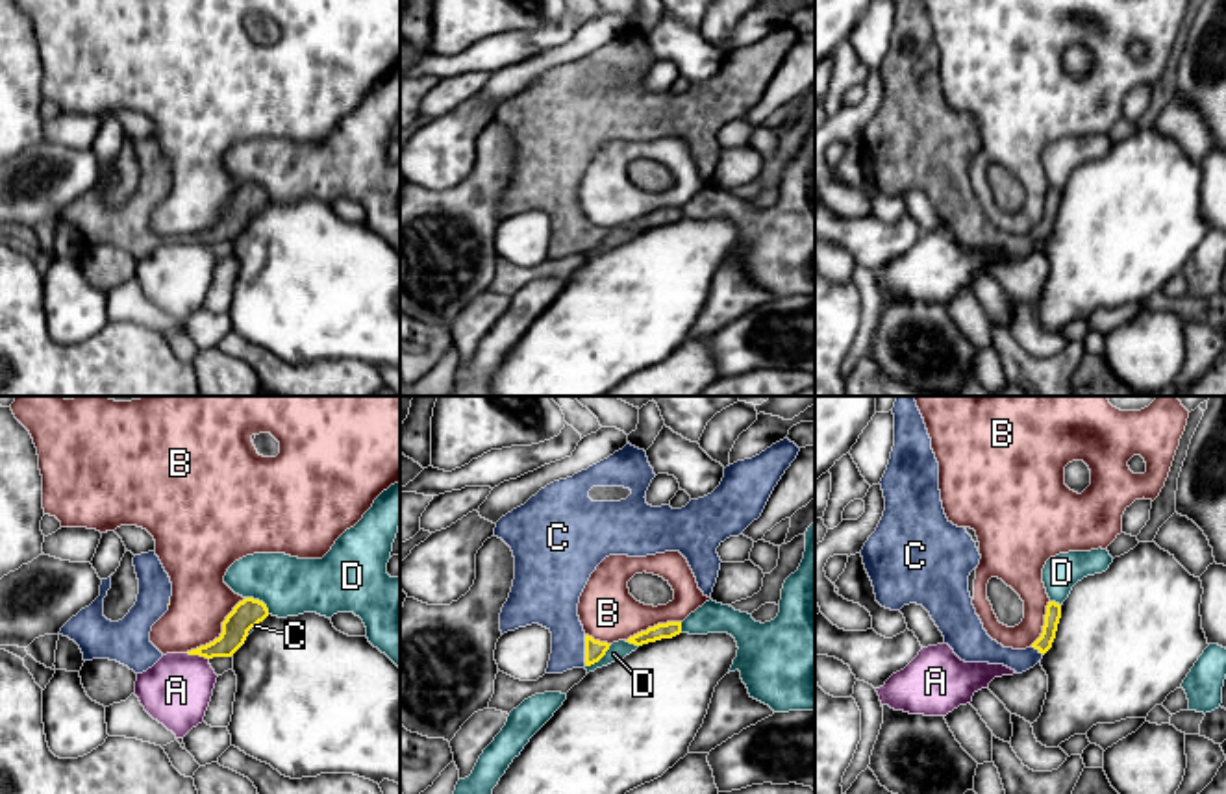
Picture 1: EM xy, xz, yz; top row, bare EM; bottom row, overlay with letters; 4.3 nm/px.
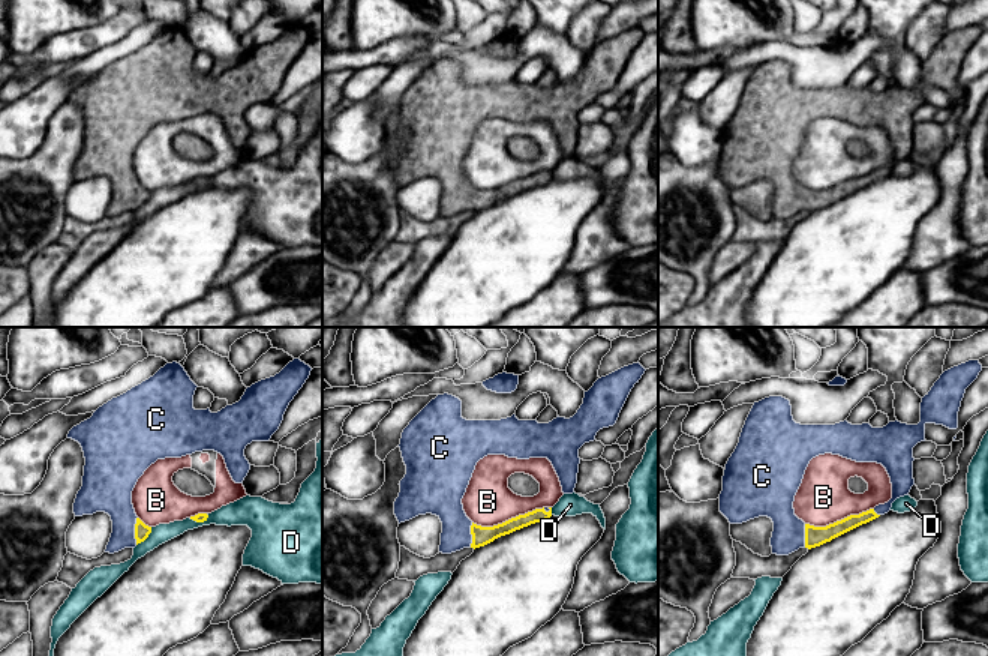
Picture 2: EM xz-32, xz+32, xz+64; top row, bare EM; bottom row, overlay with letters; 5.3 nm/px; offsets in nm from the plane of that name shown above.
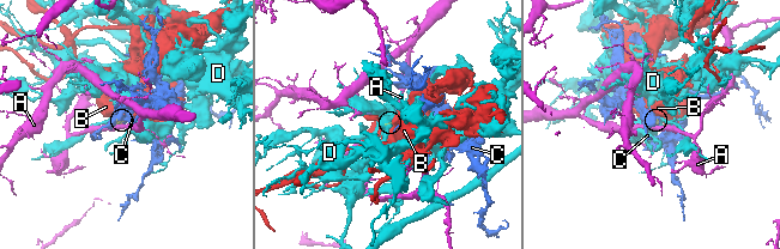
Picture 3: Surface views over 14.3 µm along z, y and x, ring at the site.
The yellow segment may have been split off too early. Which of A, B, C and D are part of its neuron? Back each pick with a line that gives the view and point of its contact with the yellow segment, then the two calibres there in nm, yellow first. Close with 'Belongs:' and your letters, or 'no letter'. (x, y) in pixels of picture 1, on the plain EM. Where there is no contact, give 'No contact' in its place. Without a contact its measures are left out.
C: Touches yellow at xz (586, 235). Thickness 90 nm (yellow) against 220 nm
Belongs: C

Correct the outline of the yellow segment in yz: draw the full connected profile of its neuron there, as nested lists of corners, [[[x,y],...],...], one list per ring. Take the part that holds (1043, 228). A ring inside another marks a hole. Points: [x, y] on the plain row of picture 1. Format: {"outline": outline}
{"outline": [[[894,0],[894,31],[880,70],[885,96],[861,135],[876,187],[891,196],[900,196],[909,189],[922,191],[943,218],[945,230],[965,248],[1004,250],[1017,259],[1041,248],[1056,224],[1061,191],[1048,187],[1043,218],[1026,235],[1004,233],[987,220],[969,178],[969,161],[980,150],[982,141],[967,115],[954,111],[945,100],[939,48],[922,0]]]}

